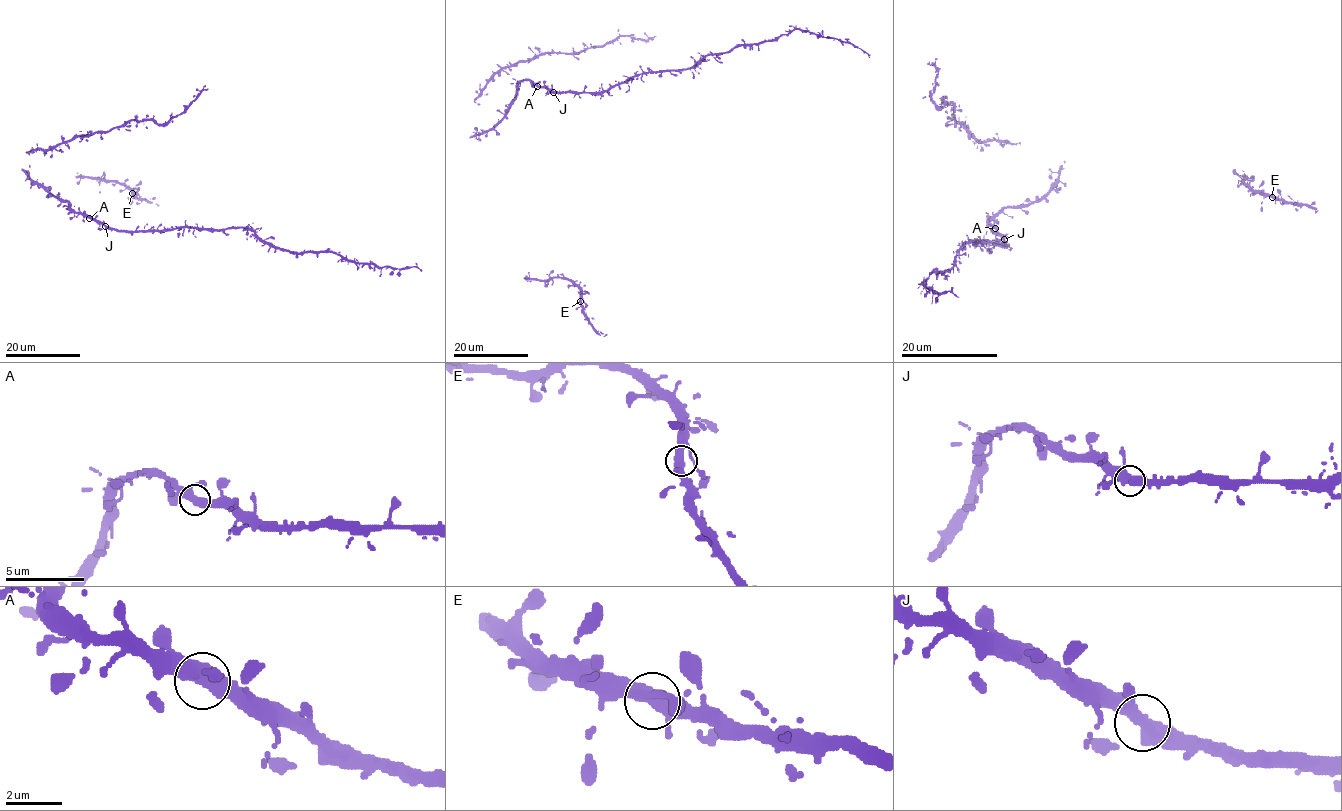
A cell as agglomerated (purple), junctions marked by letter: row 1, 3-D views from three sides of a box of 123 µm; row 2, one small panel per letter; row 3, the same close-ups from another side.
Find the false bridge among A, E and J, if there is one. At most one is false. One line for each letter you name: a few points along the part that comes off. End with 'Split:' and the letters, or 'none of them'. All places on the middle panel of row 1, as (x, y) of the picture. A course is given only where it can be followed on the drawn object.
Split: none of them

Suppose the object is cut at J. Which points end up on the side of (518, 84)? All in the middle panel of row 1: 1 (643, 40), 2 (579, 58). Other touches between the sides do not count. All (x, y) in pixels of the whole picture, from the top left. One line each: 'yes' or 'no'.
1: yes
2: yes

